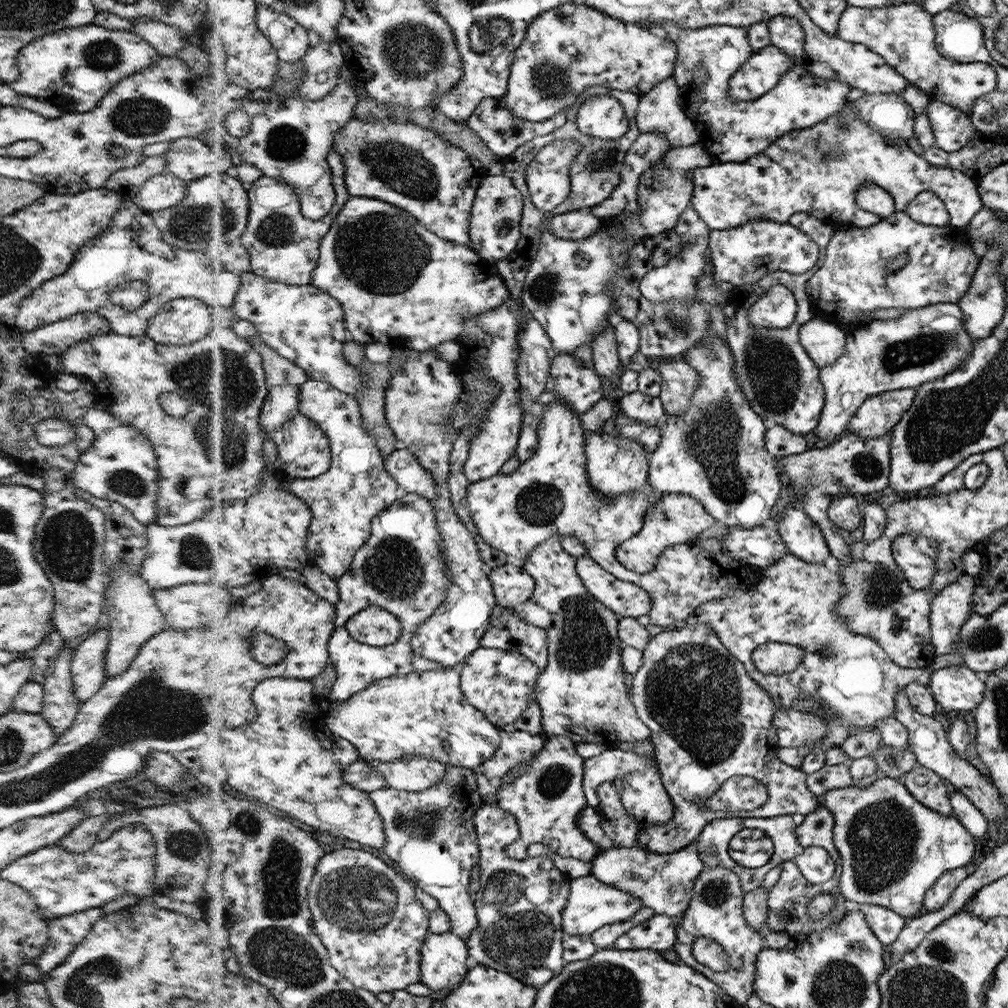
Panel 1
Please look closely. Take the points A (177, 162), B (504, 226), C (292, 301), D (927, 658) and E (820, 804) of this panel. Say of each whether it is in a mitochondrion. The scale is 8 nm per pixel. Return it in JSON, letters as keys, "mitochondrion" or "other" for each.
{"A":"other","B":"mitochondrion","C":"other","D":"other","E":"other"}

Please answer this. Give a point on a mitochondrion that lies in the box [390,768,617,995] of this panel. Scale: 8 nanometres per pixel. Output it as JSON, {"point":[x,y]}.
{"point":[520,935]}

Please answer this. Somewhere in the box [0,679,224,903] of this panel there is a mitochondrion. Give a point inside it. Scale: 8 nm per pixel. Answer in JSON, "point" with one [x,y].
{"point":[186,844]}

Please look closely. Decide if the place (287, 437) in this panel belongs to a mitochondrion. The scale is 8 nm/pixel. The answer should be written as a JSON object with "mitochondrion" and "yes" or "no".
{"mitochondrion":"no"}

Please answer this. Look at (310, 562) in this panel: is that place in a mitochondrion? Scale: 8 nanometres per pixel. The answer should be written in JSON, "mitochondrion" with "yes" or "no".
{"mitochondrion":"no"}

